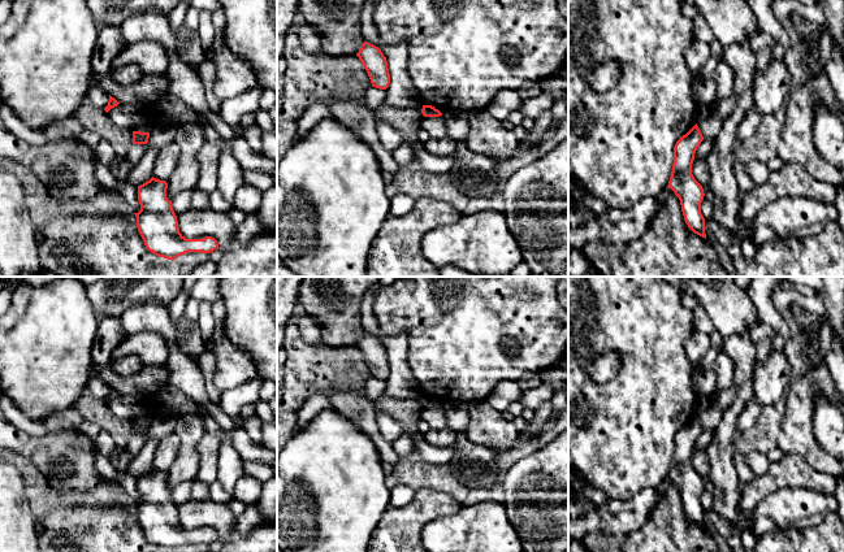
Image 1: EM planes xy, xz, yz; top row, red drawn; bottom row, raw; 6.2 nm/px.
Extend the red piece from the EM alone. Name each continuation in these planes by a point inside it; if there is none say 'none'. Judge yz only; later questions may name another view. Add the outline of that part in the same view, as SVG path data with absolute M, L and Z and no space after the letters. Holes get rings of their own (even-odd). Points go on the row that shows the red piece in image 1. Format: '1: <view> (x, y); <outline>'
none

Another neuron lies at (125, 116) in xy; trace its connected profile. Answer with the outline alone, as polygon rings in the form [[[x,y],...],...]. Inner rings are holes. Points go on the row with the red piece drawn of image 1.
[[[118,104],[107,113],[111,121],[122,129],[133,129],[144,119],[143,104]]]

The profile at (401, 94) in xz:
[[[367,0],[360,13],[362,36],[381,49],[388,61],[390,84],[386,91],[386,103],[395,109],[419,109],[423,107],[407,71],[407,47],[403,44],[385,45],[380,42],[372,12],[377,0]]]

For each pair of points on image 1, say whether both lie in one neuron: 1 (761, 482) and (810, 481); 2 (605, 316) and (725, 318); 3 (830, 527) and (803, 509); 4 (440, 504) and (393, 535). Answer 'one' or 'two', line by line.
1: one
2: two
3: two
4: one

